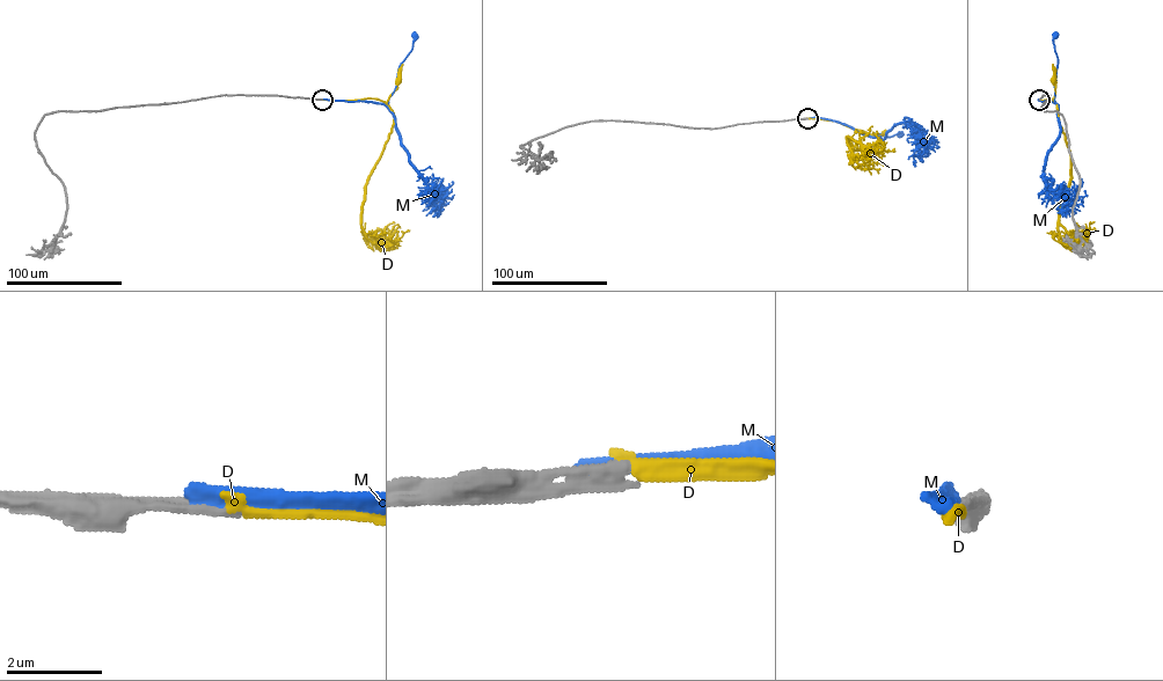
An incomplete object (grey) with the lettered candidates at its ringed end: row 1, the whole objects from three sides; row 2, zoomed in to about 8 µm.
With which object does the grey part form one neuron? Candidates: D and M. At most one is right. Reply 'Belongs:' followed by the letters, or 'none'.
Belongs: D

